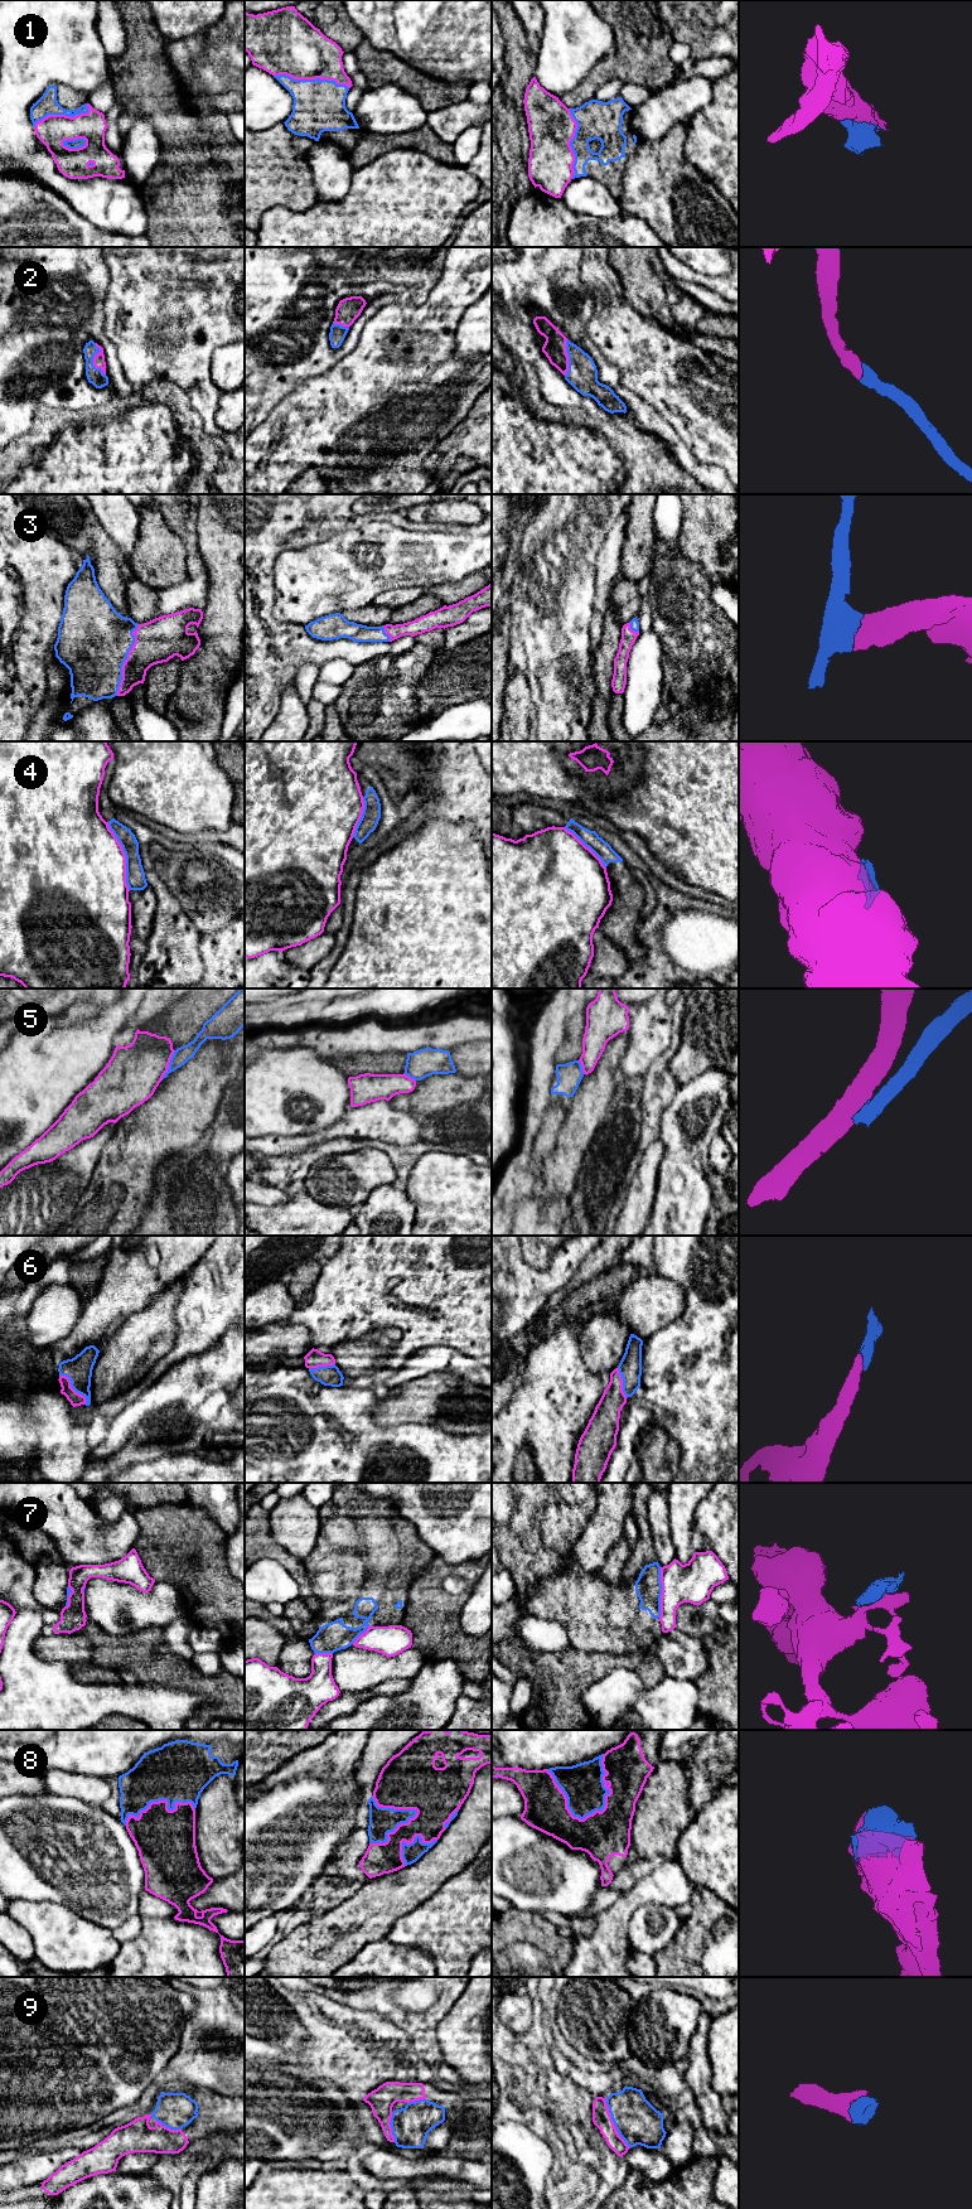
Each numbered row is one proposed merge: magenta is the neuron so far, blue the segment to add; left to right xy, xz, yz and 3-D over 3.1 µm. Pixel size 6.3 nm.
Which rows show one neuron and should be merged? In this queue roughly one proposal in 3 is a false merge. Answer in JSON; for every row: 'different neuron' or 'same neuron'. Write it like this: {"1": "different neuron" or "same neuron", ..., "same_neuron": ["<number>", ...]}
{"1": "same neuron", "2": "same neuron", "3": "same neuron", "4": "different neuron", "5": "different neuron", "6": "same neuron", "7": "different neuron", "8": "same neuron", "9": "same neuron", "same_neuron": ["1", "2", "3", "6", "8", "9"]}

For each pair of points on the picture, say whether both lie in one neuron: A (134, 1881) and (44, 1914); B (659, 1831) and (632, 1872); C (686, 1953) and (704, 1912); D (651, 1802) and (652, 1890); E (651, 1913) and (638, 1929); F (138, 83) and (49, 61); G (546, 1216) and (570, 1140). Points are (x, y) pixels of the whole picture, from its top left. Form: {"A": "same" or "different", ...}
{"A": "different", "B": "different", "C": "same", "D": "different", "E": "same", "F": "different", "G": "different"}

